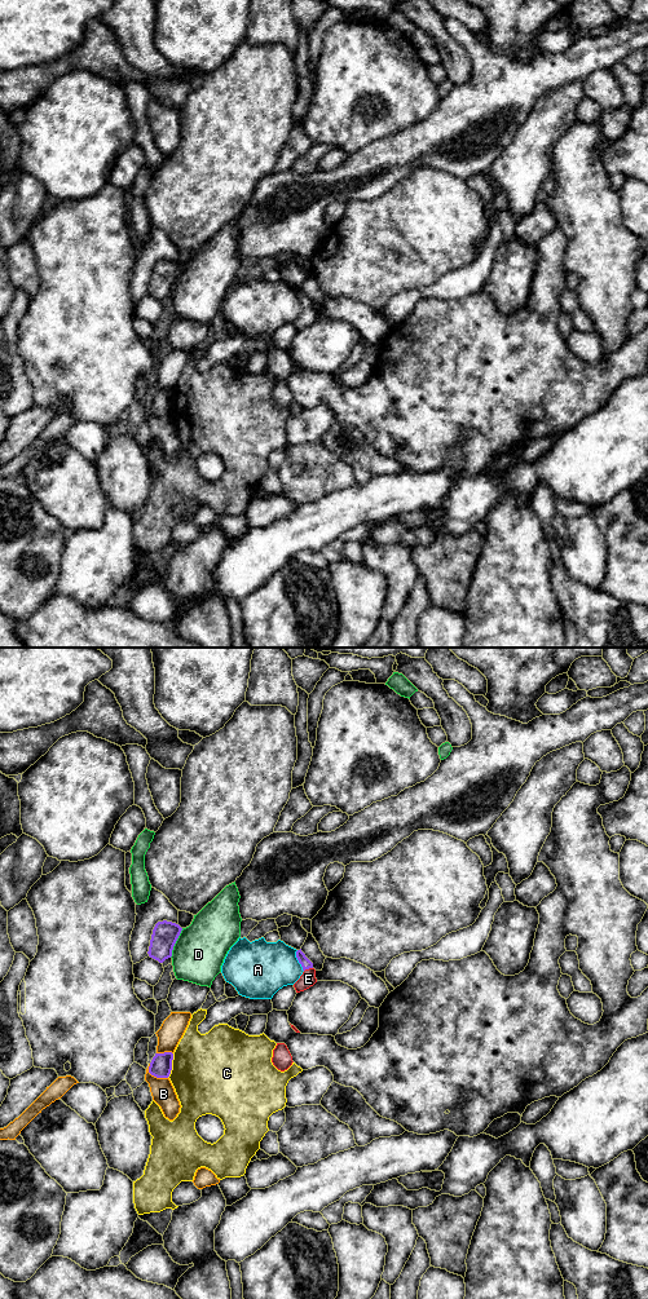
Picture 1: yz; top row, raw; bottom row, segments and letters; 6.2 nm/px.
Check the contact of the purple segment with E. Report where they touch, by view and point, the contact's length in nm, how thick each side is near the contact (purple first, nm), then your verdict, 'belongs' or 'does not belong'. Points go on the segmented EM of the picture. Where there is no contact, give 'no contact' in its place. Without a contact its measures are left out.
yz (308, 968) | 60 nm | 70/100 nm | belongs

